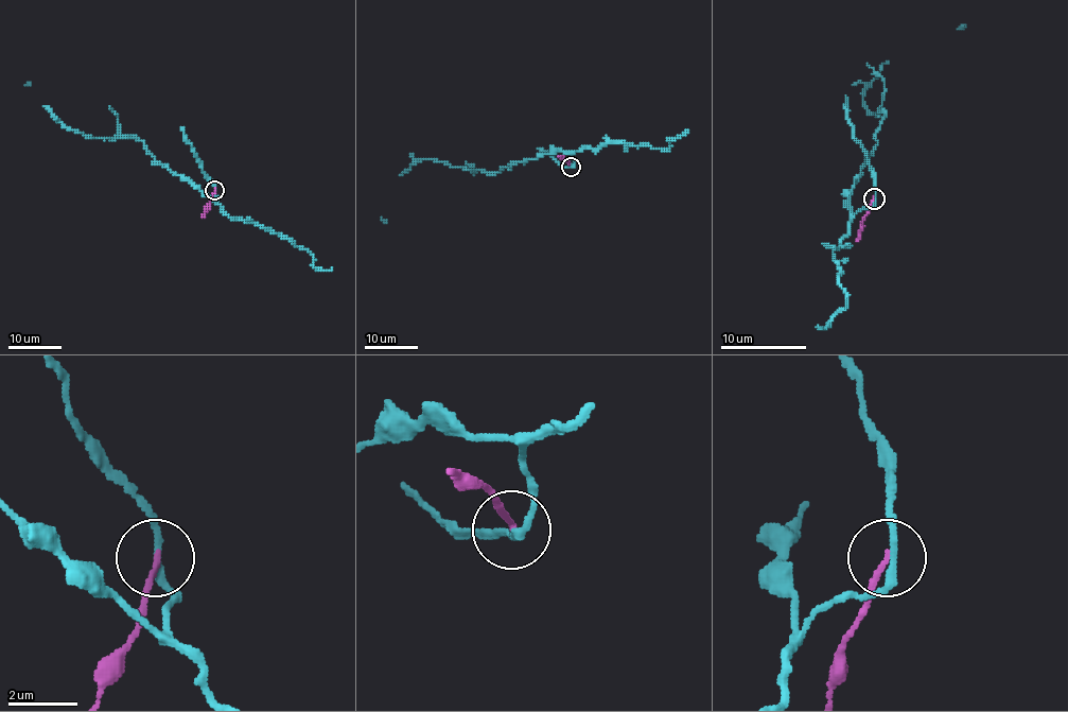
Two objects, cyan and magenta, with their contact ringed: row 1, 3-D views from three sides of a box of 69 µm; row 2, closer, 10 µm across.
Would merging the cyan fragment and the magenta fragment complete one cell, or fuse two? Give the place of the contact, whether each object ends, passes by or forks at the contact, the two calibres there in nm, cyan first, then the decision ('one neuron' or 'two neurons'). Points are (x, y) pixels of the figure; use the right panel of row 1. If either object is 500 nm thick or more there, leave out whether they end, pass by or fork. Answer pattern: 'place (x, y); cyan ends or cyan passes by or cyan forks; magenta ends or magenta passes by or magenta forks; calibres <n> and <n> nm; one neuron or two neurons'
place (874, 198); cyan passes by; magenta ends; calibres 220 and 160 nm; two neurons

